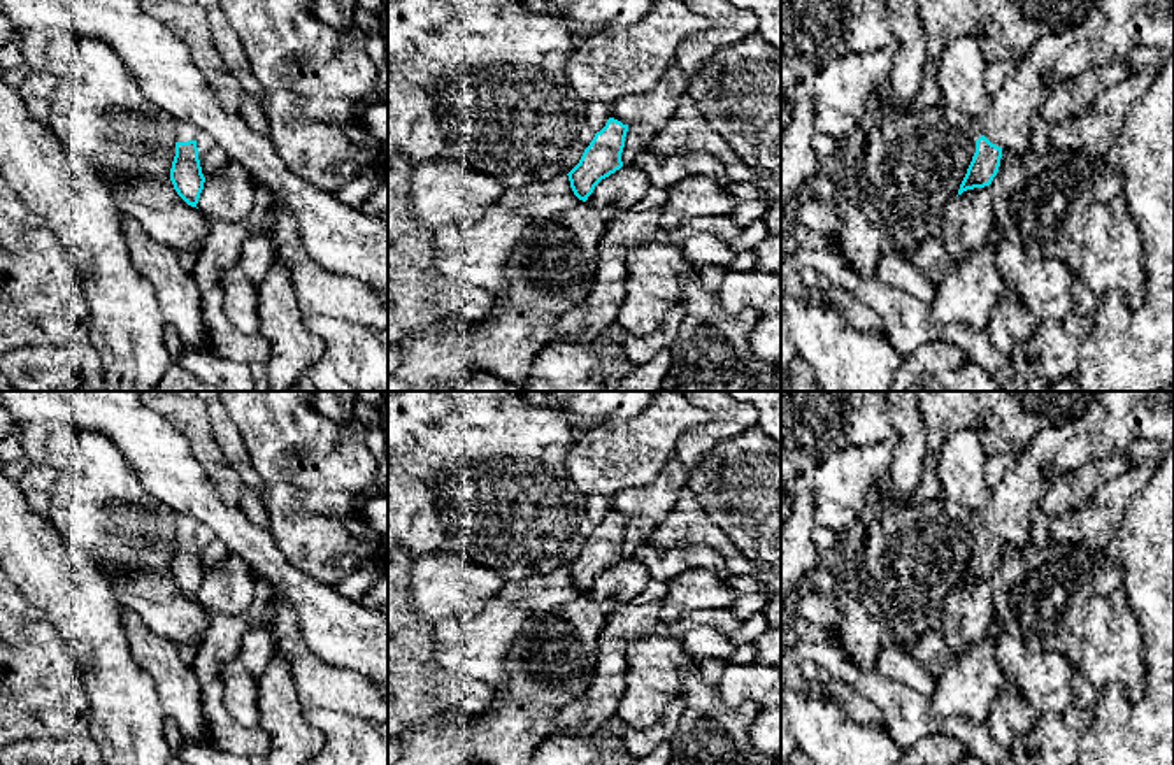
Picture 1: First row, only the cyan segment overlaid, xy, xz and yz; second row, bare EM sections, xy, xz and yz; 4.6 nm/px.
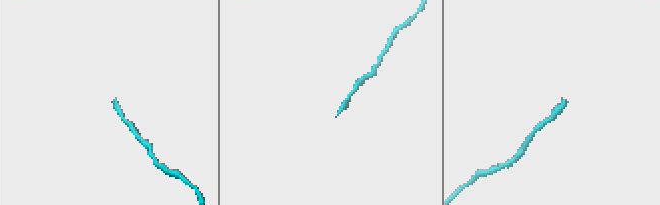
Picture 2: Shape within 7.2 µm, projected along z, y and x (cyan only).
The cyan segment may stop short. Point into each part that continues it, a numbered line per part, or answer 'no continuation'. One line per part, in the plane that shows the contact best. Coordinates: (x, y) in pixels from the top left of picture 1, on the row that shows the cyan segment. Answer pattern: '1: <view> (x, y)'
1: xy (185, 132)

